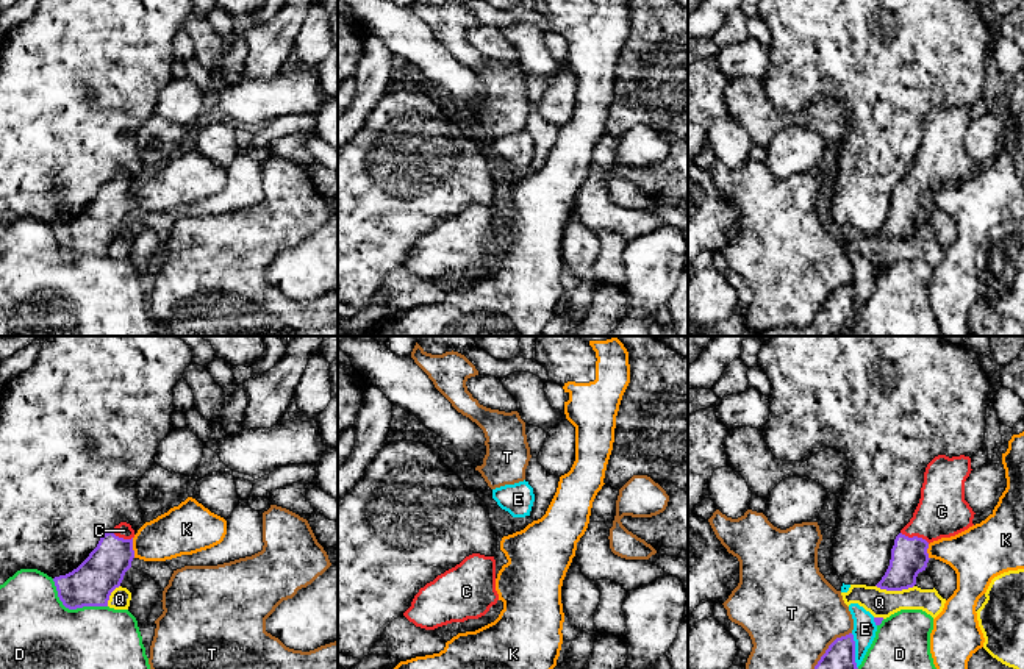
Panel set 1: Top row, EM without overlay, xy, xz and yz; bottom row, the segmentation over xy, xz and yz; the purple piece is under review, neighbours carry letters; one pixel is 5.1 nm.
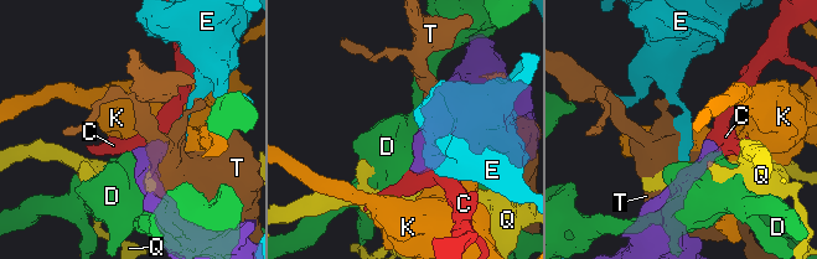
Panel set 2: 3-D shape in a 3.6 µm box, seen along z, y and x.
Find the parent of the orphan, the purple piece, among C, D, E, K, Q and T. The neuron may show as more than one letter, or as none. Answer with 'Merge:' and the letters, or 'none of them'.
Merge: C

